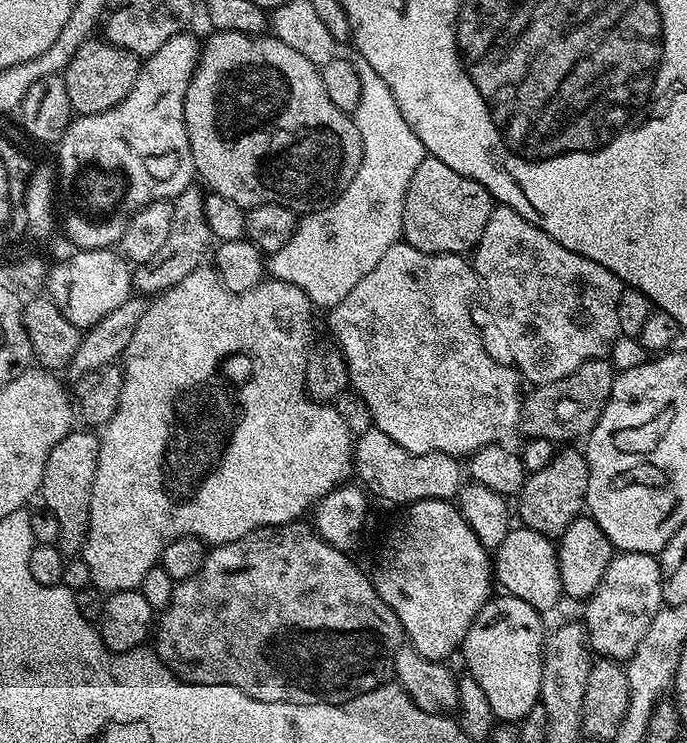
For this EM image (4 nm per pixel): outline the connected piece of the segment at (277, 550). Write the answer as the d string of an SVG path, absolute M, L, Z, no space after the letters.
M304 522L260 528L234 542L213 547L204 557L202 570L179 581L175 585L169 606L159 613L158 623L154 628L154 651L174 676L188 684L229 684L258 702L344 704L355 696L366 694L389 679L396 651L405 643L406 637L394 610L390 610L390 606L386 606L386 602L382 602L382 598L376 593L376 585L370 579L369 573L367 576L352 559L349 553L330 546L330 542L316 535L315 527L308 525L307 528Z

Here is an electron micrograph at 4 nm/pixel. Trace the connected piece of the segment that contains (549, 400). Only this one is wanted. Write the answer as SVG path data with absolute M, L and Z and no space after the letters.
M601 358L578 366L578 370L574 370L574 374L566 374L566 378L535 385L532 393L523 397L519 431L524 431L523 435L530 440L546 438L553 442L576 442L572 440L579 436L580 439L587 437L598 422L604 403L610 398L617 375L613 361Z

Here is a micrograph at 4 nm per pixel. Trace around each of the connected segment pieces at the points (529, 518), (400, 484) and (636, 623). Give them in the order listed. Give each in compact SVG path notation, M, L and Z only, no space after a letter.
M564 446L557 451L556 456L542 470L531 473L521 486L518 499L515 501L514 508L520 511L519 523L530 530L538 530L538 534L558 538L574 522L576 517L585 511L588 499L588 458L583 451L575 452L575 447Z
M375 426L370 430L366 430L362 435L355 437L354 440L355 479L359 481L359 483L363 485L373 497L381 496L382 499L389 500L392 504L407 506L415 503L416 500L424 499L442 499L451 501L453 497L459 493L462 487L460 472L462 476L462 464L457 457L451 456L450 454L442 454L441 452L414 454L410 450L398 446L398 442L394 442L394 438L390 438L390 434L386 434L380 428Z
M620 552L613 555L602 582L584 606L586 610L582 620L588 631L589 647L607 659L625 661L635 652L638 642L644 638L653 618L663 606L659 559L653 553L646 552Z

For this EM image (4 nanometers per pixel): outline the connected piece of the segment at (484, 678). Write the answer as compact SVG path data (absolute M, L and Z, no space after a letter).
M496 594L488 603L477 612L470 630L466 634L462 645L464 660L468 663L467 675L473 676L486 693L486 699L490 702L490 710L494 710L497 721L519 722L540 699L540 683L542 682L542 666L540 661L544 654L544 641L546 639L546 627L542 621L541 613L534 610L522 598L514 598L507 594Z

